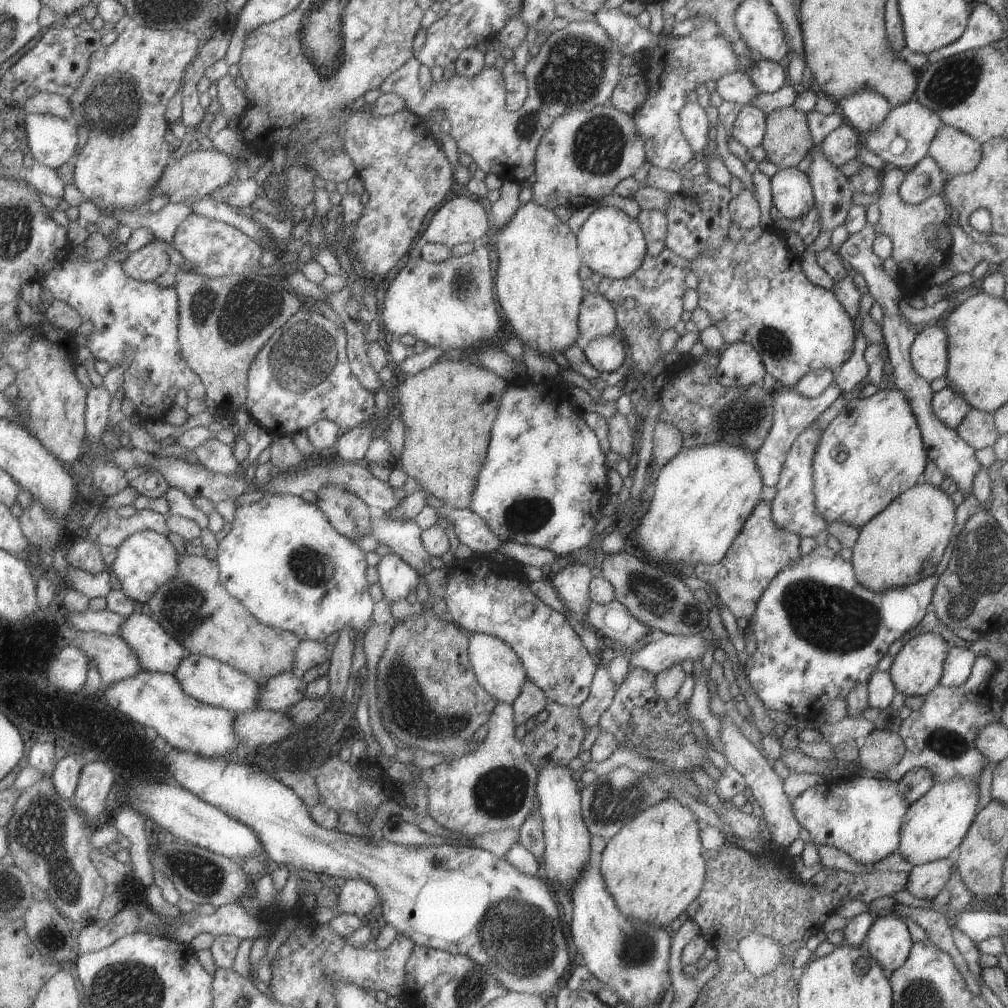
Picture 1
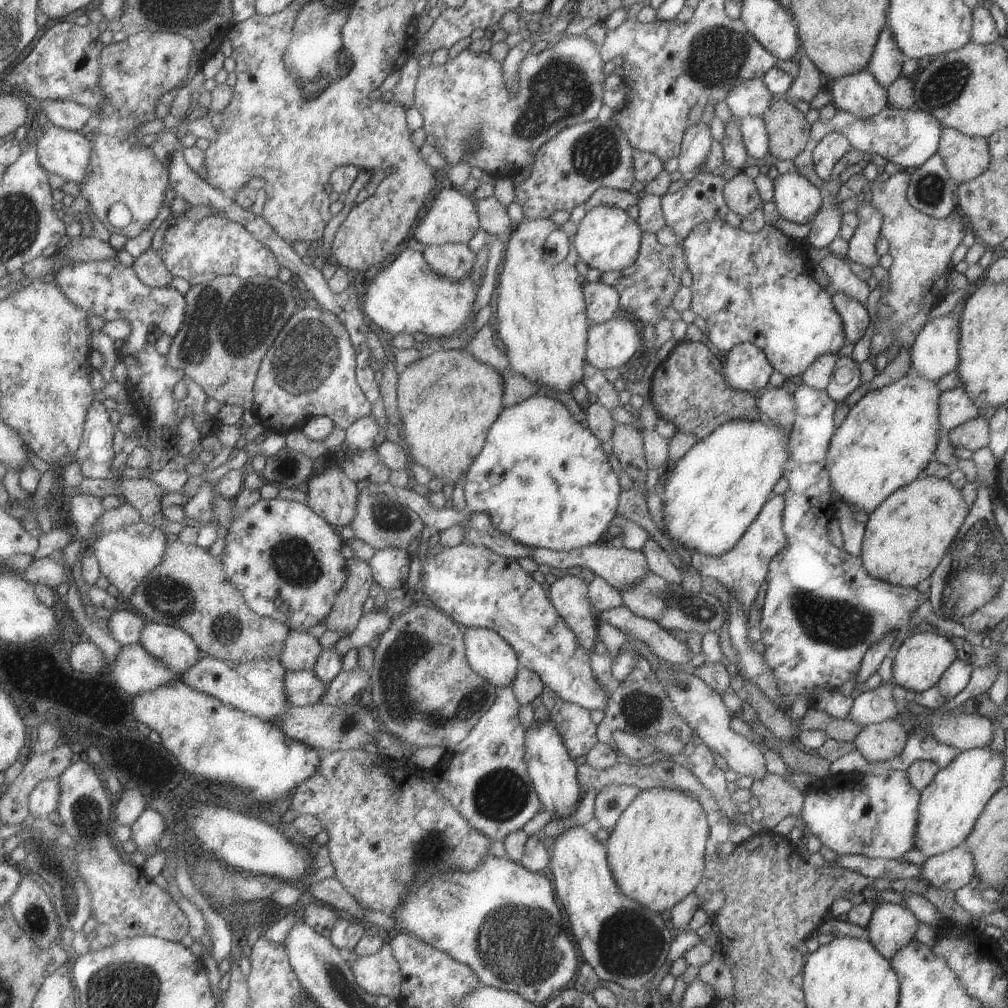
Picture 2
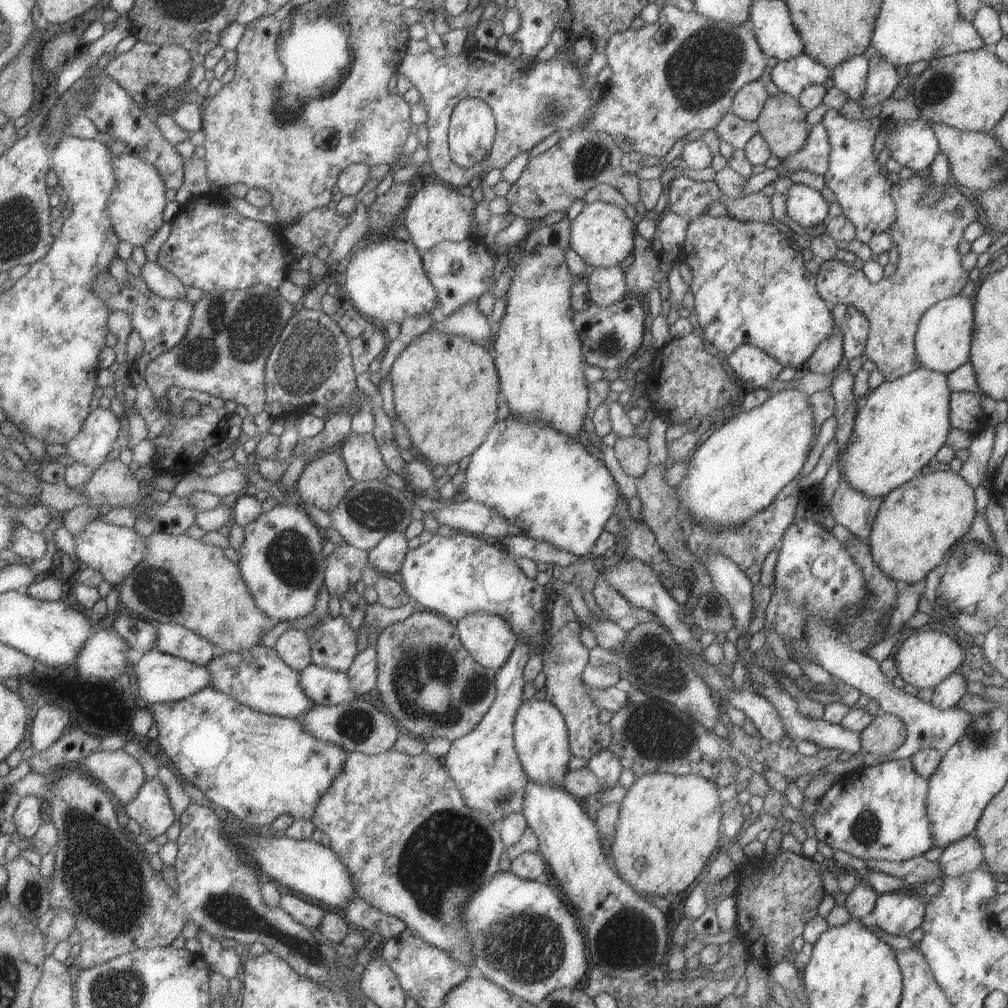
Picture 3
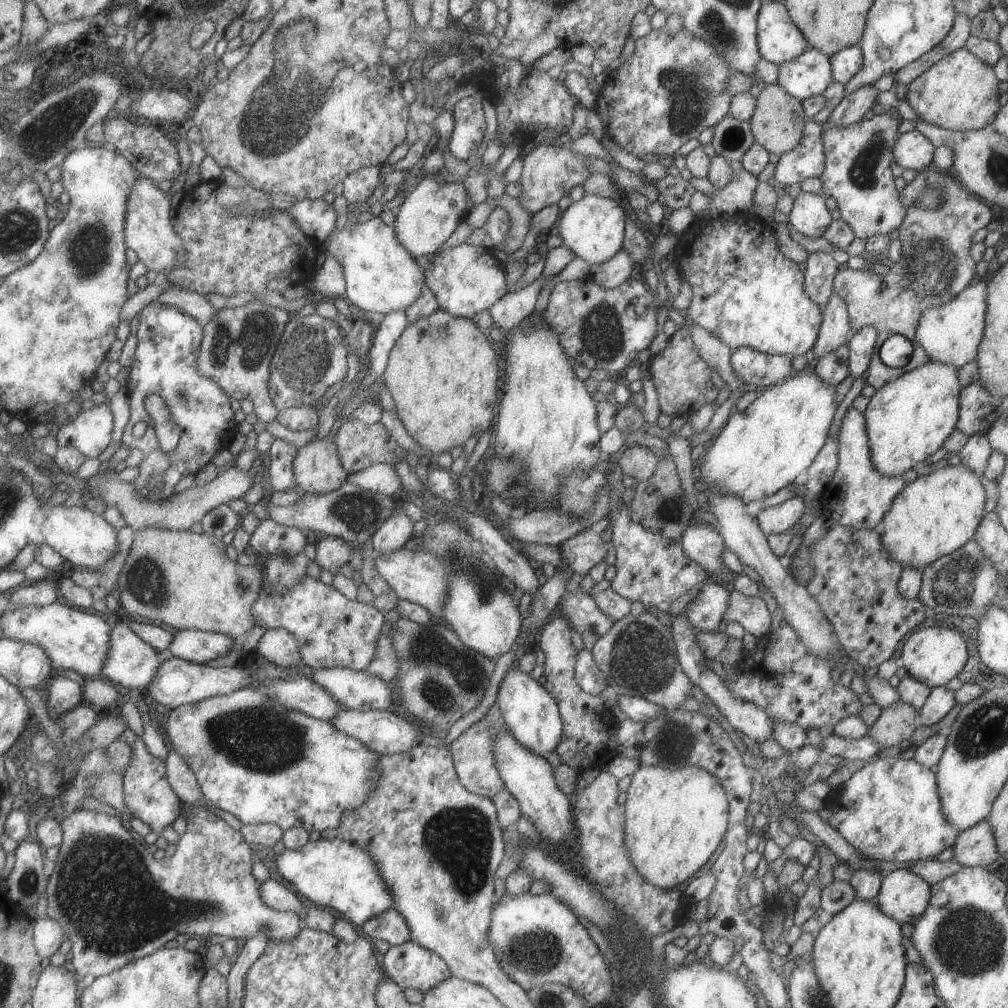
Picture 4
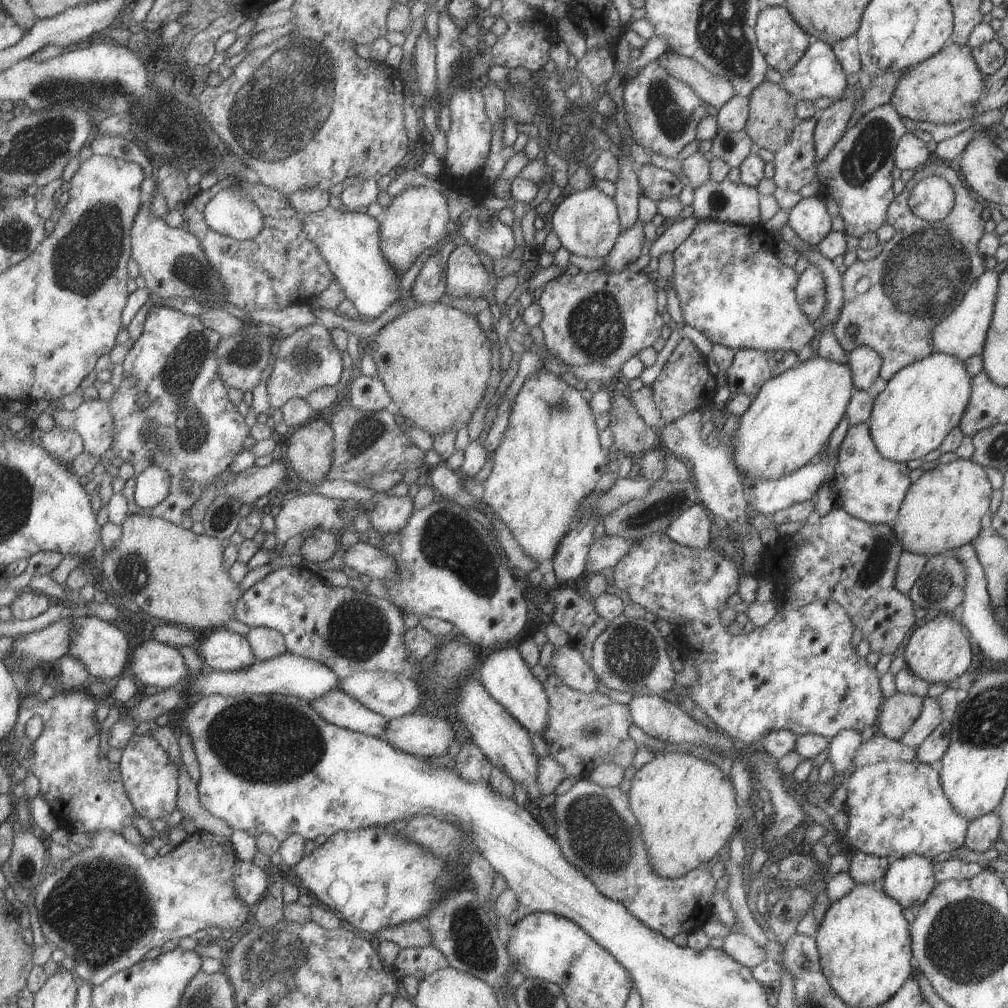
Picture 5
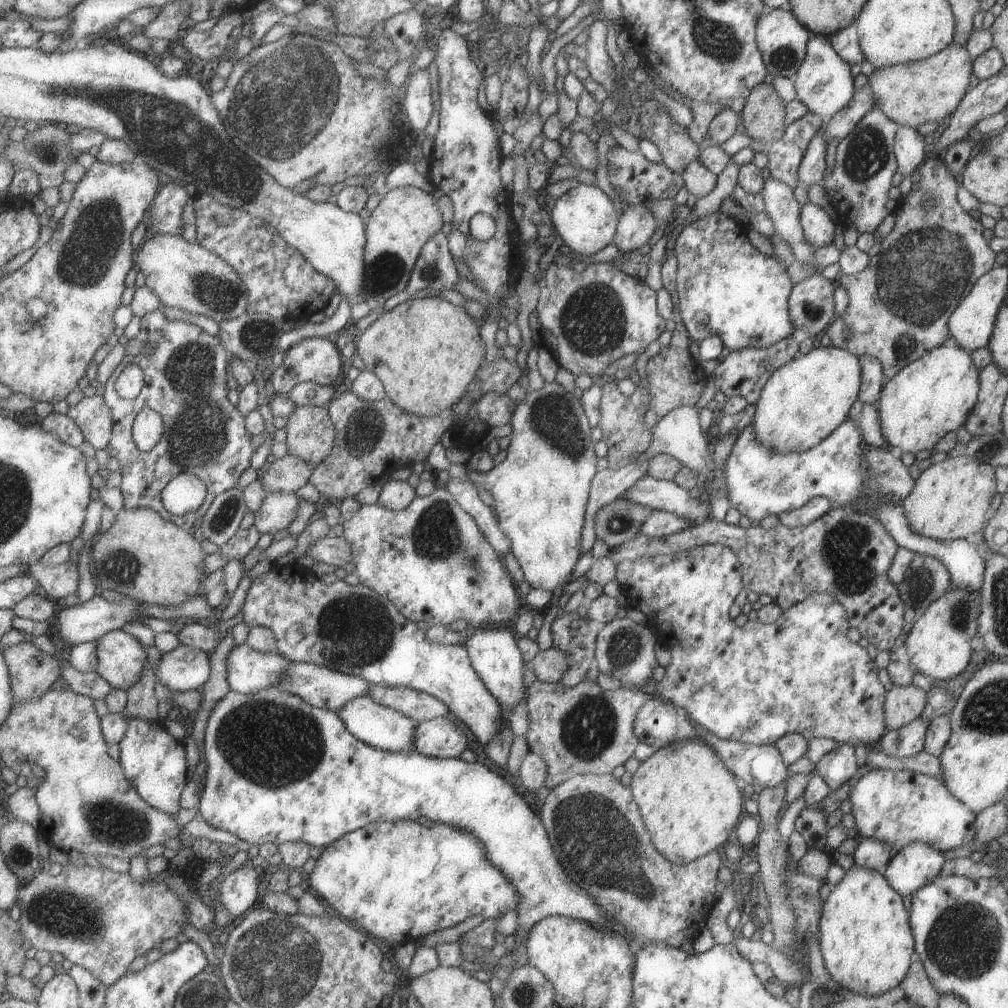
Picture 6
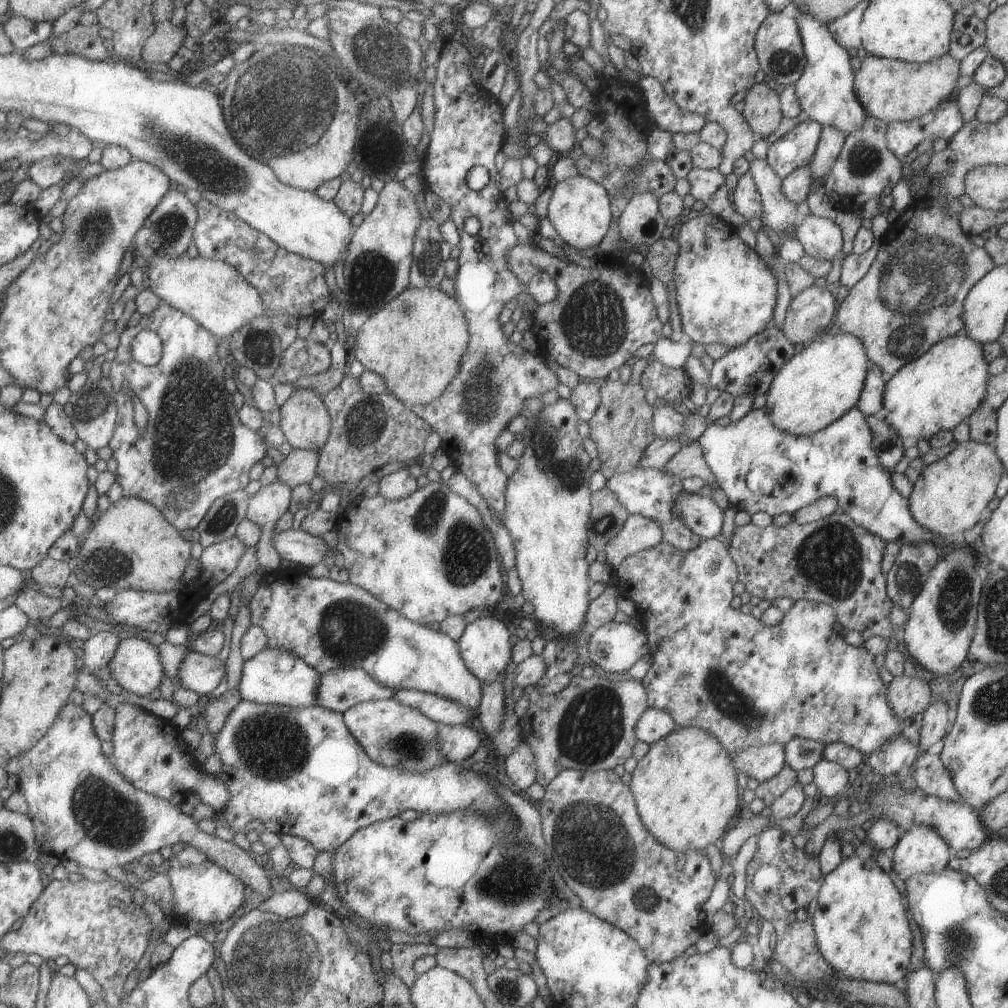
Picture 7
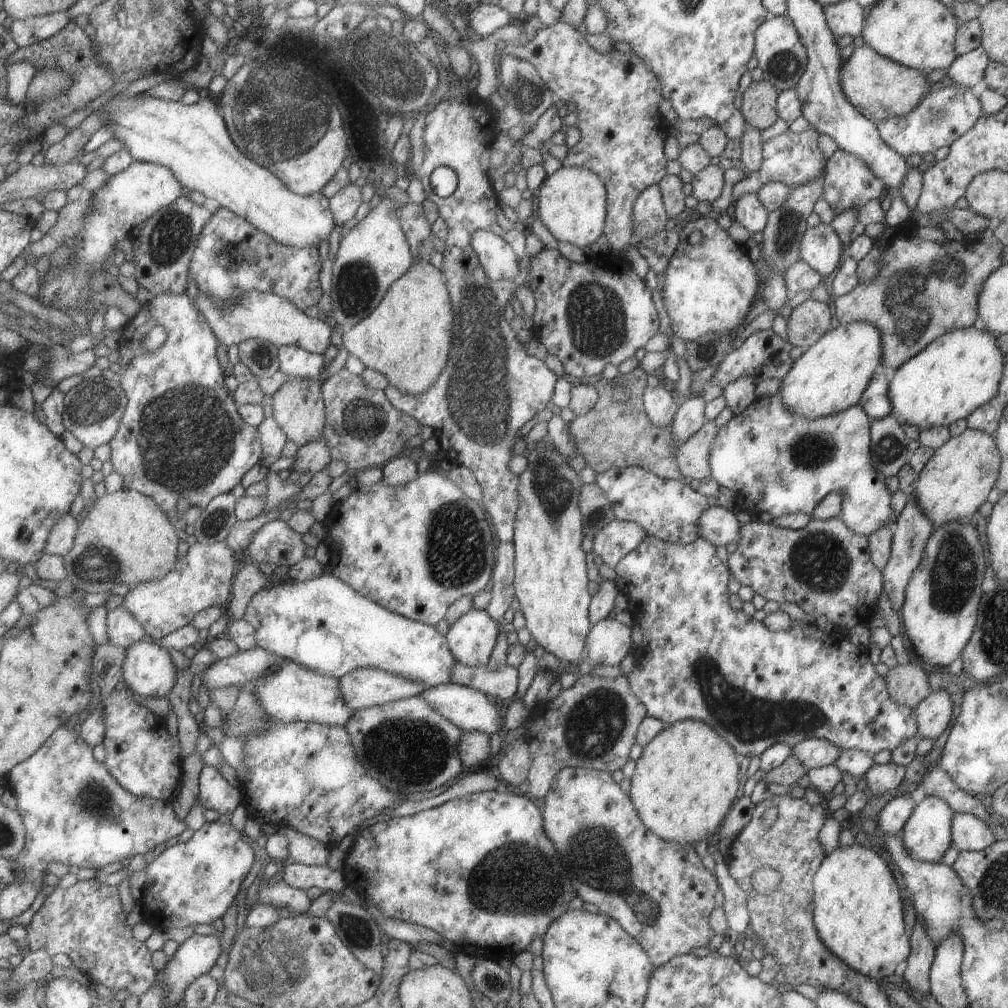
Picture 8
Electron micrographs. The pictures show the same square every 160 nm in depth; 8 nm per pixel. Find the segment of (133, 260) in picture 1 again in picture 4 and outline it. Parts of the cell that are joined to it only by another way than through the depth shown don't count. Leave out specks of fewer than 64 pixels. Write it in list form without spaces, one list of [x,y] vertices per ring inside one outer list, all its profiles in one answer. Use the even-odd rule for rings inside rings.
[[[169,287],[165,289],[161,292],[157,301],[188,312],[200,321],[202,327],[206,325],[218,311],[211,306],[211,302],[209,302],[204,295],[195,291],[180,289],[179,287]]]

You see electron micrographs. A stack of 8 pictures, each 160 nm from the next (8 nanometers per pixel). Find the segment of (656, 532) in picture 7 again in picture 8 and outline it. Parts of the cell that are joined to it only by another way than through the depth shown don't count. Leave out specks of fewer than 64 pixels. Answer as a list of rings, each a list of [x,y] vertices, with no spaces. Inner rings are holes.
[[[615,518],[592,538],[592,552],[607,566],[614,567],[645,536],[644,528],[637,523]]]

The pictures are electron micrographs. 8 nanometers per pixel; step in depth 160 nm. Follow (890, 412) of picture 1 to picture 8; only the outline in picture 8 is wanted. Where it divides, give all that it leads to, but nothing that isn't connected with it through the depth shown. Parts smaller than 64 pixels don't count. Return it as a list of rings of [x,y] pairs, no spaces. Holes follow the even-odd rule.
[[[979,325],[943,333],[895,369],[888,383],[891,413],[901,424],[917,426],[919,431],[929,427],[947,427],[953,421],[965,419],[974,408],[993,398],[1001,378],[1002,364],[1003,354],[997,348],[995,335],[979,328]]]

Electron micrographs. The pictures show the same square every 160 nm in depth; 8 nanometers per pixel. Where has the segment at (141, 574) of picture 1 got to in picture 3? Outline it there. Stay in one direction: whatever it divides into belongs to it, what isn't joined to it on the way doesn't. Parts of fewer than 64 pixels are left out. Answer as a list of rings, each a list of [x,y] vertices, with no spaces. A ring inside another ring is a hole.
[[[100,518],[87,524],[74,539],[78,562],[102,572],[107,582],[115,586],[122,585],[129,578],[129,575],[143,562],[148,551],[148,538],[141,536],[137,530],[108,524]]]

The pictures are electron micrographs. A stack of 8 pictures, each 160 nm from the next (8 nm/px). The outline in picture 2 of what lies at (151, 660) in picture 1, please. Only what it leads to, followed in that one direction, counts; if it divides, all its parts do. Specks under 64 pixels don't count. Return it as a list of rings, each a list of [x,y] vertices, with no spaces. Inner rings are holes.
[[[151,620],[145,625],[140,643],[177,673],[187,672],[203,654],[188,632]]]

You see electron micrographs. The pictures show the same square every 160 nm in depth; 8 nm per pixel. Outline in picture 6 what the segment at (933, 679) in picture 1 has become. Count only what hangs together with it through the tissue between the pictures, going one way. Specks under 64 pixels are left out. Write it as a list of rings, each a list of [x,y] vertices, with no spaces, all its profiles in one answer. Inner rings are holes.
[[[955,586],[928,604],[924,614],[912,624],[904,643],[909,662],[917,673],[930,680],[947,680],[963,672],[973,651],[969,640],[977,630],[979,607],[979,593],[957,589]]]

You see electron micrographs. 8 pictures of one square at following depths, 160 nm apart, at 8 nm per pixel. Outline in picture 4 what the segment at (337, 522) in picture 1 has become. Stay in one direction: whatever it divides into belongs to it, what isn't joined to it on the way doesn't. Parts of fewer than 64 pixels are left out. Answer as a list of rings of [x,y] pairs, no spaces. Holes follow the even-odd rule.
[[[332,434],[299,448],[294,465],[297,488],[300,493],[324,495],[336,491],[345,484],[344,481],[347,482],[350,475],[342,463],[337,443]]]

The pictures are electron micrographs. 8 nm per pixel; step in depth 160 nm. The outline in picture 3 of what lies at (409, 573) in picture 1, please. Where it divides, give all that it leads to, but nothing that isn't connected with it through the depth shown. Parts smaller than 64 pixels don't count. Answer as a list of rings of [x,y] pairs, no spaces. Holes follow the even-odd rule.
[[[395,531],[388,534],[373,550],[370,550],[370,566],[377,573],[387,573],[398,577],[401,563],[407,549],[404,533]]]

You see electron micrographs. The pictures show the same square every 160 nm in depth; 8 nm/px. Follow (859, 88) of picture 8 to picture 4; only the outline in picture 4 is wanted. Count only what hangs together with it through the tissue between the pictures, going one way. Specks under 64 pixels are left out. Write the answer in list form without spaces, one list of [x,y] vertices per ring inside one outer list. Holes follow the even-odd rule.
[[[961,47],[950,52],[947,56],[942,56],[941,60],[938,60],[933,66],[925,69],[925,72],[916,76],[907,85],[905,98],[916,115],[929,124],[951,129],[952,131],[977,130],[985,125],[991,125],[996,117],[1000,107],[997,103],[999,97],[997,84],[999,84],[999,81],[993,73],[992,66],[981,62],[975,55]]]

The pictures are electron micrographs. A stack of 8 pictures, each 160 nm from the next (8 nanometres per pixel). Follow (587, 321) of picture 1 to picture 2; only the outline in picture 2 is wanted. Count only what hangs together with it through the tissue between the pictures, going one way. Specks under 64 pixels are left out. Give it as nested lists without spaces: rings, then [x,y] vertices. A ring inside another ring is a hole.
[[[601,281],[585,283],[582,287],[584,311],[588,322],[604,323],[613,319],[618,309],[617,291]]]

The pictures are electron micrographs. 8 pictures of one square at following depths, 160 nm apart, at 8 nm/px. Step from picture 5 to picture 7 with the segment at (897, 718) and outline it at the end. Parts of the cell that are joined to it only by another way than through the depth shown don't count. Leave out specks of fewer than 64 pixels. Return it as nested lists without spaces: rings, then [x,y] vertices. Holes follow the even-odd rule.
[[[895,675],[889,682],[887,703],[897,718],[907,722],[933,701],[929,684],[916,675]]]

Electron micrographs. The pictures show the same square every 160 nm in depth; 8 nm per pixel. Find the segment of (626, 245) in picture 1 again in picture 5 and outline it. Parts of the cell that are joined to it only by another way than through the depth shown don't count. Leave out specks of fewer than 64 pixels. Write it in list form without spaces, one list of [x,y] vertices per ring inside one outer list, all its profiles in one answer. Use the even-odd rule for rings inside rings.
[[[591,186],[574,191],[556,205],[557,208],[551,214],[551,224],[560,246],[574,255],[592,259],[604,257],[611,250],[621,231],[617,207],[611,197]]]

